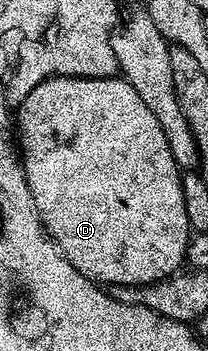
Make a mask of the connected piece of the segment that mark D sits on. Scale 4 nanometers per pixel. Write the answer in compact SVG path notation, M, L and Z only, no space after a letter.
M118 75L105 78L81 78L80 76L54 76L38 84L23 99L17 108L17 144L21 149L23 169L29 182L29 194L33 194L35 208L39 212L39 221L43 223L48 236L63 251L63 256L85 278L100 286L109 284L152 284L174 276L184 267L187 259L187 242L192 235L189 218L186 216L185 196L182 194L182 177L179 163L165 142L165 130L149 106L141 99L141 94L133 90L127 80Z

